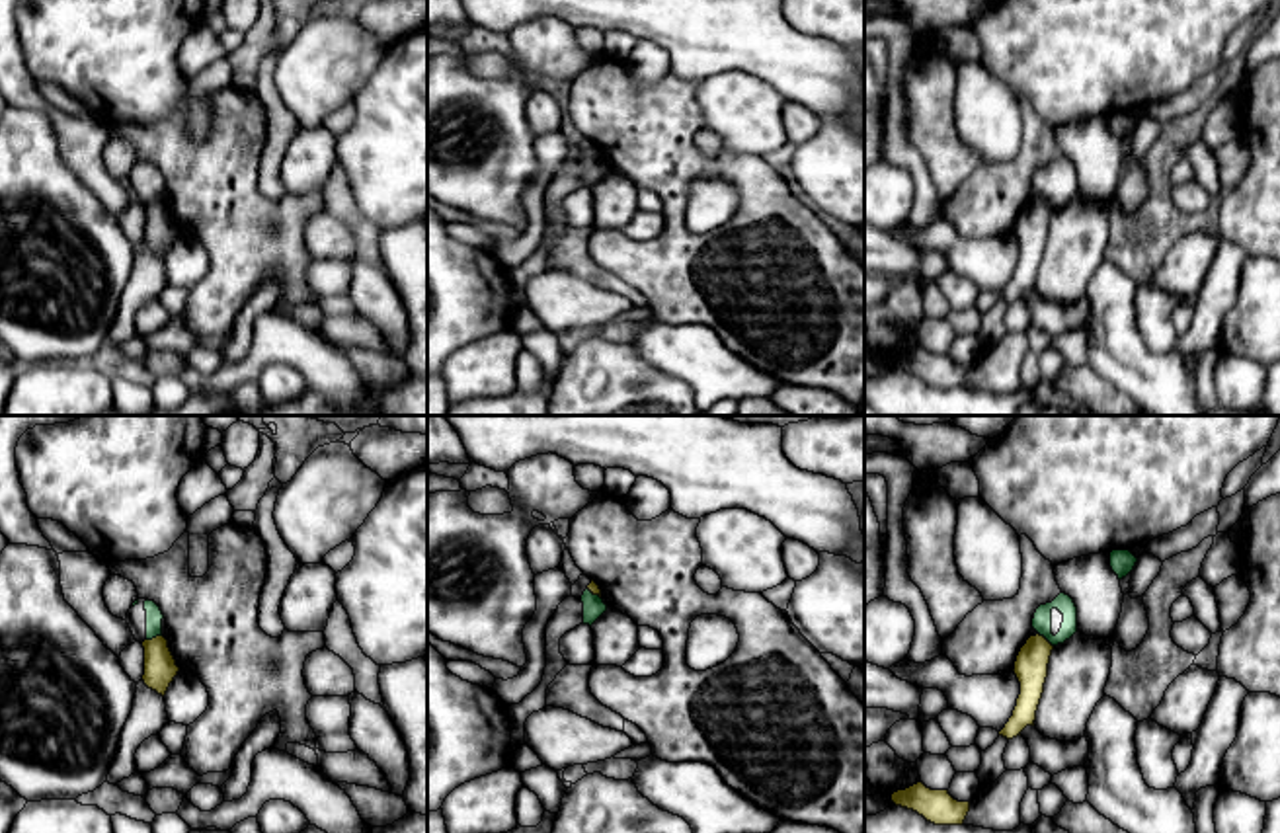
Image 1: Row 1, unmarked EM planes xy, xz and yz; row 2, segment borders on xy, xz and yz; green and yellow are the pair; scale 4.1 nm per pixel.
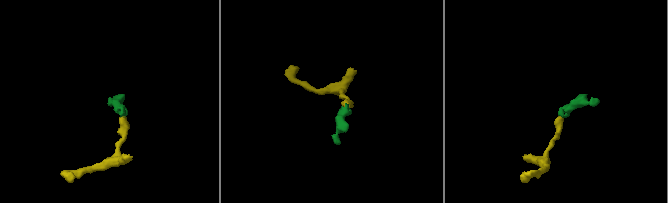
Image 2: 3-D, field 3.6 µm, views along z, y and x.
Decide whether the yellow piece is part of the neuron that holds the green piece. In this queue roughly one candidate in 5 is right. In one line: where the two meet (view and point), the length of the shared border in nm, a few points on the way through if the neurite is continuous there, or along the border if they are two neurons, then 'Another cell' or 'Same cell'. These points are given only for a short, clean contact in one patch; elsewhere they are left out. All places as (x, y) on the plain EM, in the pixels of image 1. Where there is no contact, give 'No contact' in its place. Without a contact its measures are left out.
Touches green at xy (153, 199). Shared border 70 nm. Boundary: xy (160, 198), (147, 203). Another cell

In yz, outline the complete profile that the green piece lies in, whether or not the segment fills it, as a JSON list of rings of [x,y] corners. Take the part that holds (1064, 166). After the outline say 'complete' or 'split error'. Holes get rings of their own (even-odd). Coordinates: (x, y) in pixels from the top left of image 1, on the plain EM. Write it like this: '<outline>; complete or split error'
[[[1060,156],[1052,166],[1040,168],[1032,178],[1030,199],[1044,199],[1052,209],[1063,207],[1077,195],[1077,170]]]; split error

